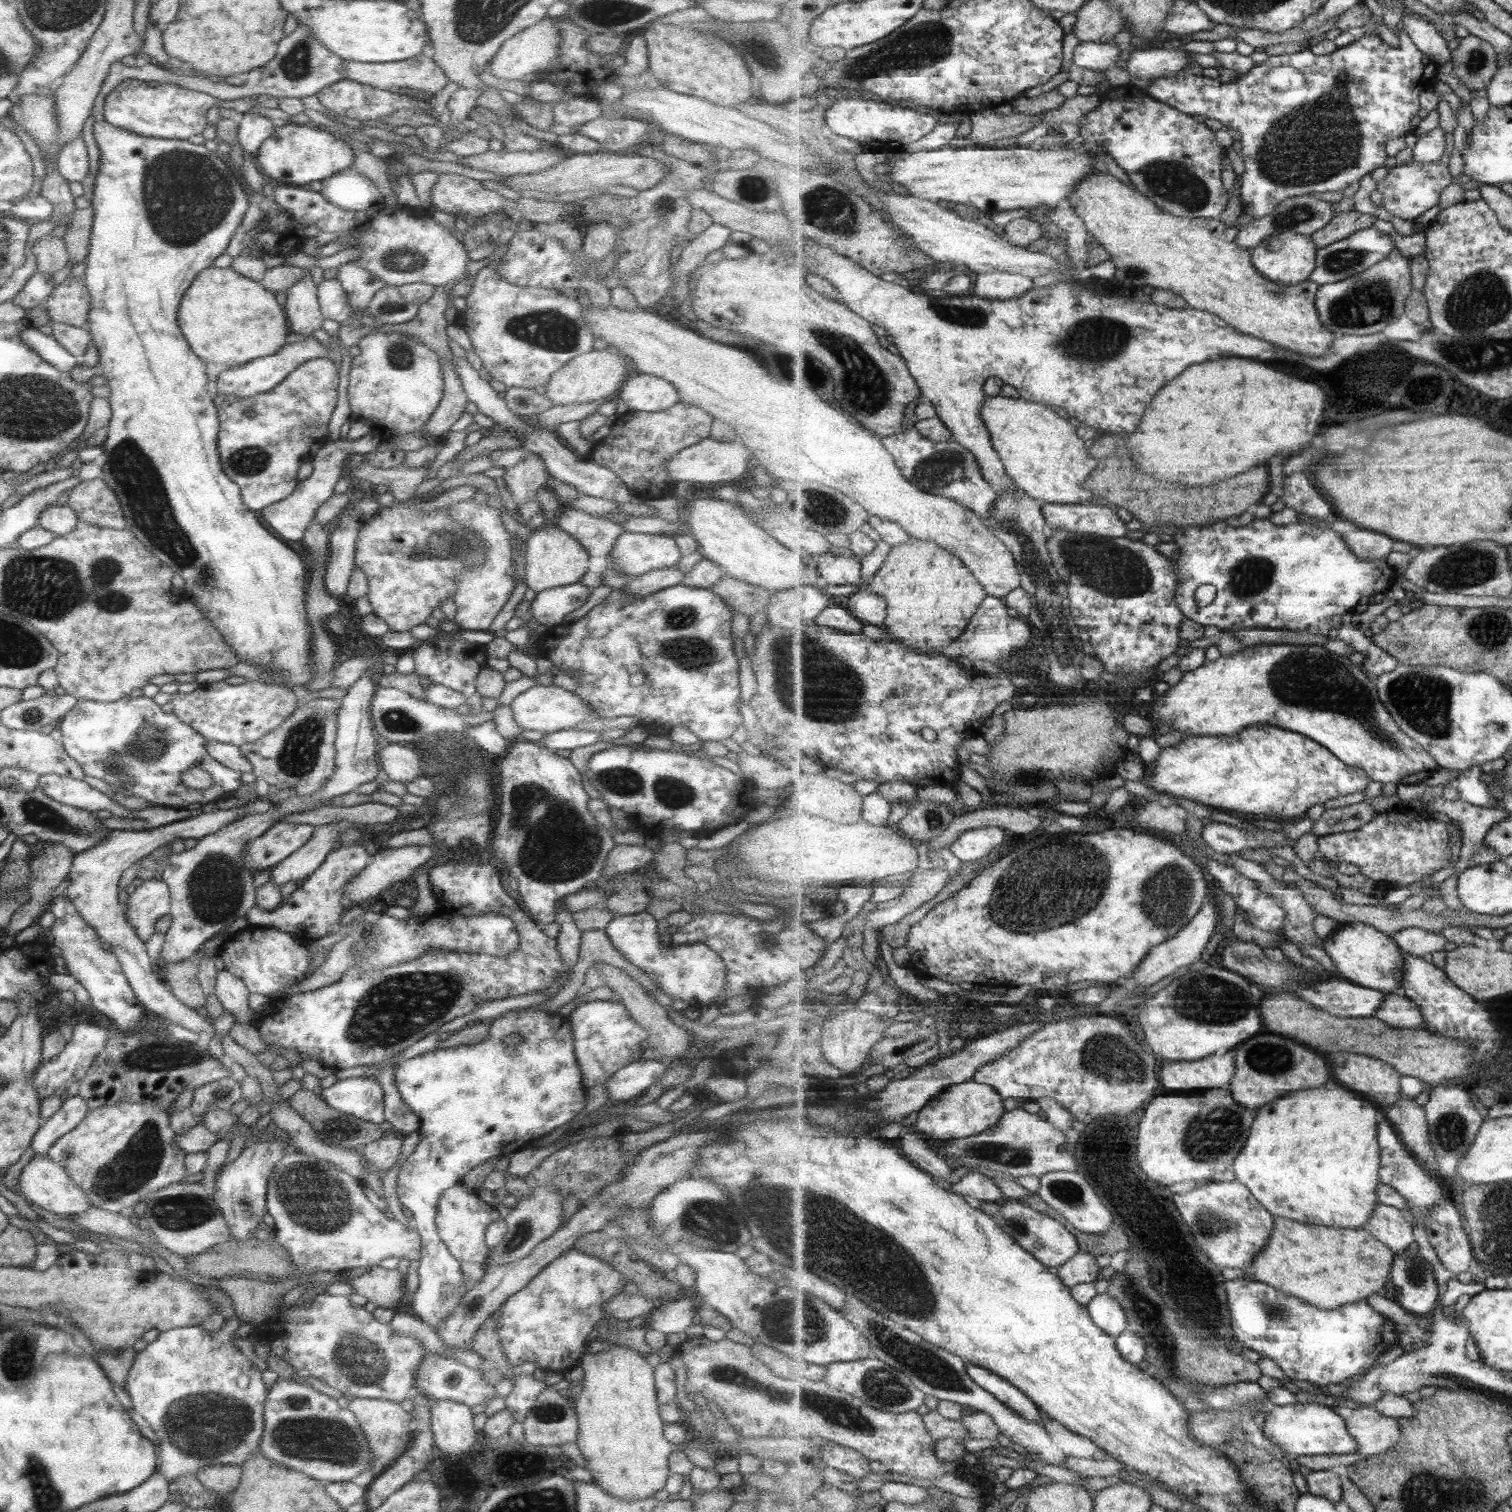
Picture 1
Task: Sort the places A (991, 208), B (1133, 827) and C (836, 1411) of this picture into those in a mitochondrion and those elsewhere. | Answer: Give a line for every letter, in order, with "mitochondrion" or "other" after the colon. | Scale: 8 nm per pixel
A: other
B: other
C: mitochondrion

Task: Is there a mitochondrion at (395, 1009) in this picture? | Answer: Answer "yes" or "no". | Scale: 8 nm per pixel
yes

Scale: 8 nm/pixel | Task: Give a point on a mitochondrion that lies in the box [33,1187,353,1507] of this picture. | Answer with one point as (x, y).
(195, 1426)

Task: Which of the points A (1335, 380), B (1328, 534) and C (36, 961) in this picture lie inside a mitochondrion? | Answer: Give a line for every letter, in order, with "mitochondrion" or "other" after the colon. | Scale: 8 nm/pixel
A: other
B: other
C: other

